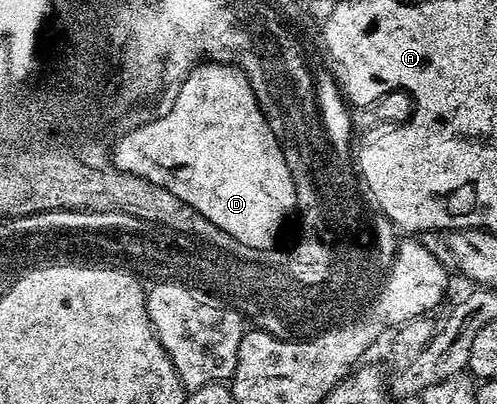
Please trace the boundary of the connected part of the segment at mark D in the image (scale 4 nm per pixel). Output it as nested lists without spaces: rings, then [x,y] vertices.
[[[200,62],[191,72],[184,85],[180,85],[179,97],[172,106],[171,112],[166,116],[157,116],[152,118],[151,123],[146,123],[143,127],[138,127],[135,131],[130,131],[127,135],[118,135],[113,147],[113,156],[115,164],[121,171],[127,171],[130,175],[135,175],[141,179],[147,179],[152,185],[160,185],[168,189],[180,201],[192,205],[192,209],[198,211],[199,216],[205,222],[211,223],[214,228],[219,227],[225,233],[231,234],[243,245],[250,245],[253,249],[268,250],[273,248],[279,241],[278,234],[282,231],[282,226],[286,223],[286,218],[290,214],[295,214],[297,208],[296,186],[293,184],[292,173],[289,172],[288,164],[285,160],[285,153],[282,152],[282,146],[273,136],[272,129],[269,128],[268,121],[261,113],[261,107],[257,103],[256,95],[252,91],[252,85],[246,80],[246,75],[237,65],[231,65],[229,62]]]

